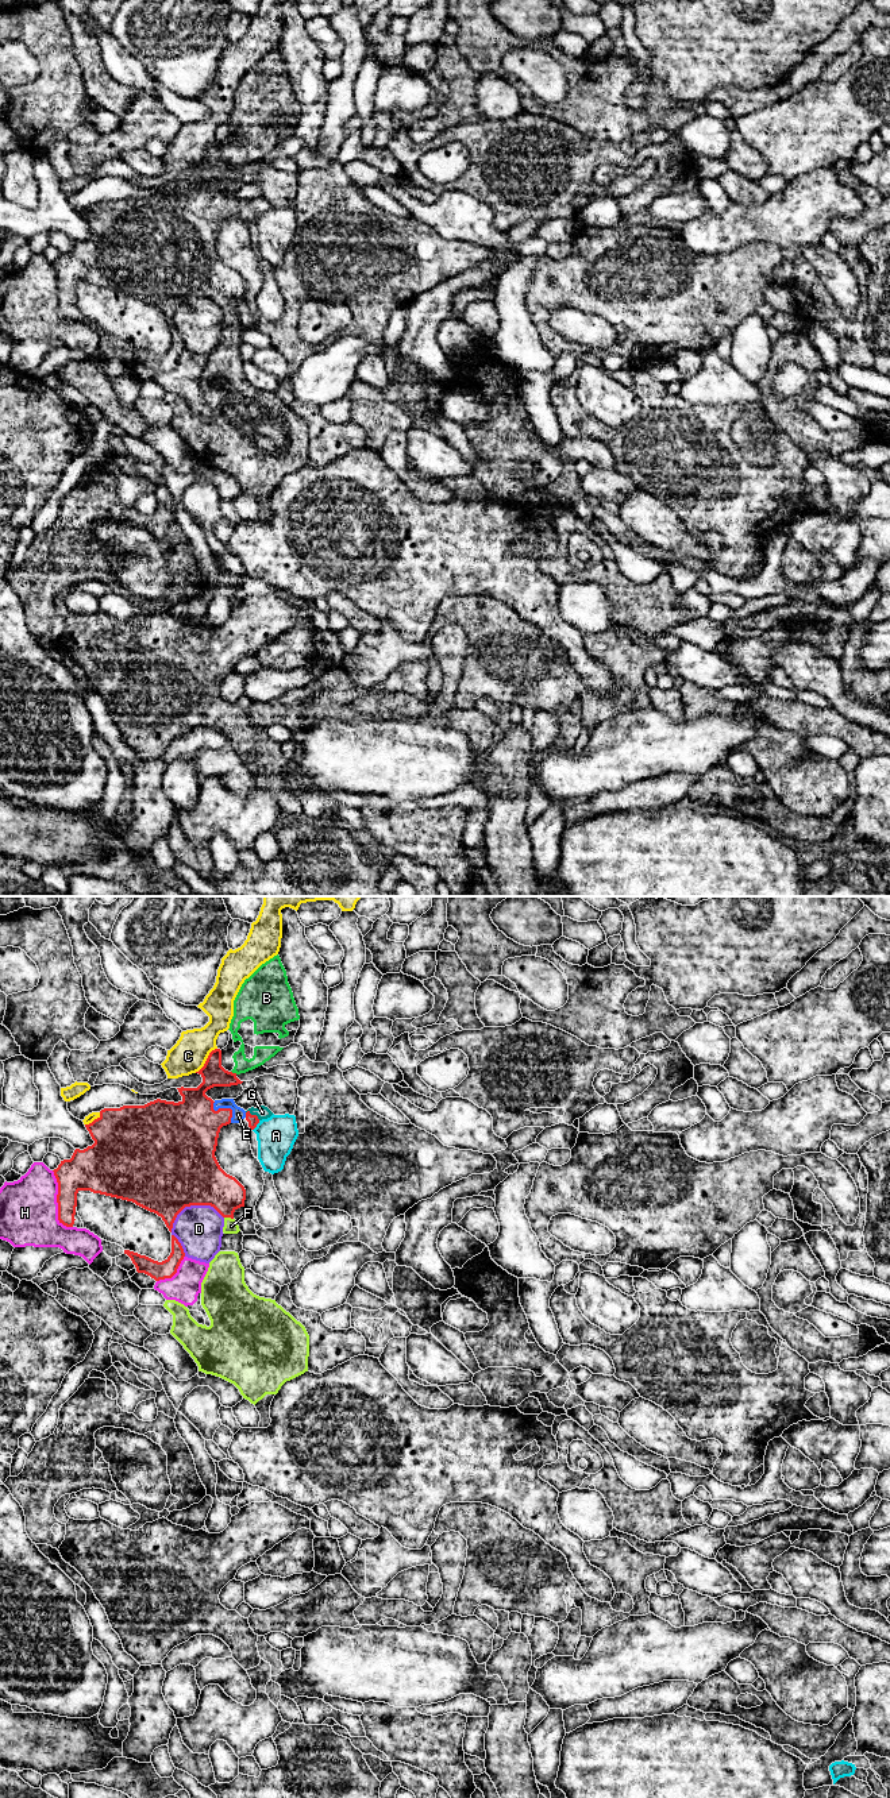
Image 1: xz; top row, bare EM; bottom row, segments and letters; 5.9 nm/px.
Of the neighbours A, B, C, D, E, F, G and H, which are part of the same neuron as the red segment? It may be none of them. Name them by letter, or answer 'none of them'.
E, F

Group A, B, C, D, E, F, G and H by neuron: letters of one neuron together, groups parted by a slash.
A / B / C / D / E F / G / H

